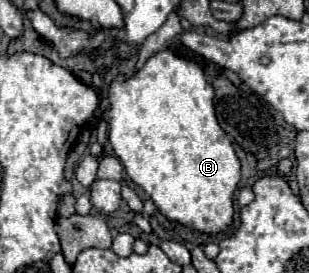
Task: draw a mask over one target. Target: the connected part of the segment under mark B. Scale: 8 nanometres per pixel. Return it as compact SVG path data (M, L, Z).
M171 47L149 57L135 75L117 75L107 87L109 143L115 157L123 163L127 177L153 199L167 219L205 233L219 233L231 225L233 193L241 177L239 159L217 123L213 95L203 67L177 55Z

